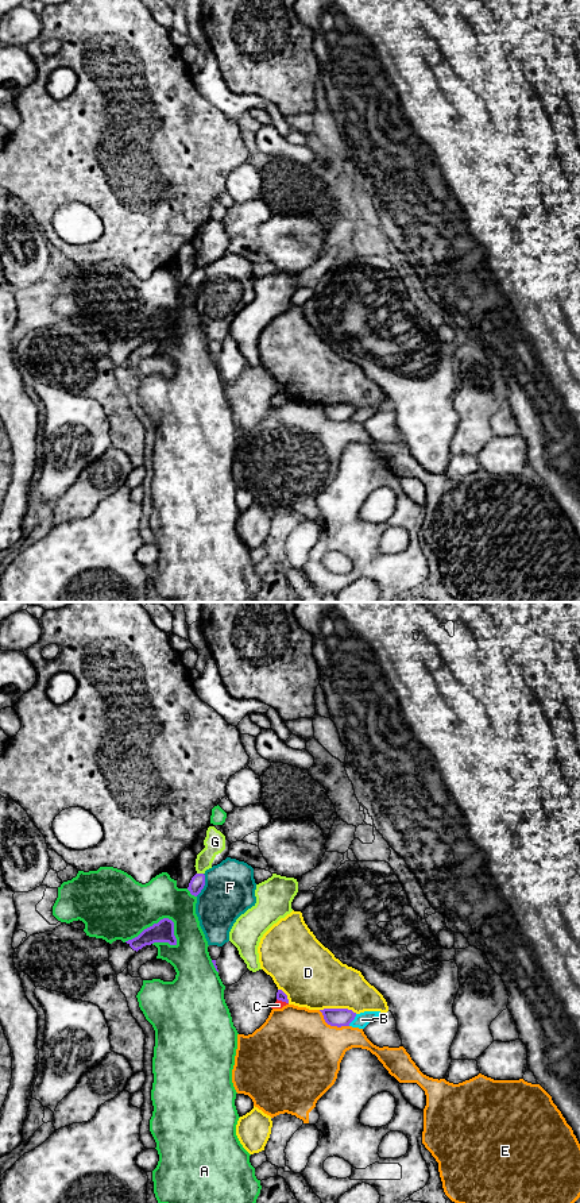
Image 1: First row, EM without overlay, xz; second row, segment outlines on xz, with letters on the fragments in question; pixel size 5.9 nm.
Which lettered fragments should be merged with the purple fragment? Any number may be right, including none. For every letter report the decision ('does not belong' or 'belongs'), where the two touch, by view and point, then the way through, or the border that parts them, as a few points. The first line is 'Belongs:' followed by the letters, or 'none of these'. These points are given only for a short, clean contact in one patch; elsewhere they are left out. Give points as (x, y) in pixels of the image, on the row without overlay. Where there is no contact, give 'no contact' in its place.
Belongs: none of these
A: does not belong; contact xz (150, 322)
B: does not belong; contact xz (354, 413)
C: does not belong; contact xz (282, 396); border xz (277, 393), (287, 398)
D: does not belong; contact xz (339, 404)
E: does not belong; contact xz (332, 420)
F: does not belong; contact xz (204, 280)
G: does not belong; contact xz (200, 269)

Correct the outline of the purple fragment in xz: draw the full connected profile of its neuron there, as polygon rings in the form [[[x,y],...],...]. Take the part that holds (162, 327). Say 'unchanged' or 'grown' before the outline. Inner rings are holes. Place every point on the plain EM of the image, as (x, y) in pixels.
grown; [[[169,313],[161,315],[158,319],[144,324],[138,332],[123,338],[116,335],[111,339],[109,358],[116,367],[121,369],[127,362],[129,354],[143,342],[154,338],[169,338],[177,340],[174,331],[174,317]]]

